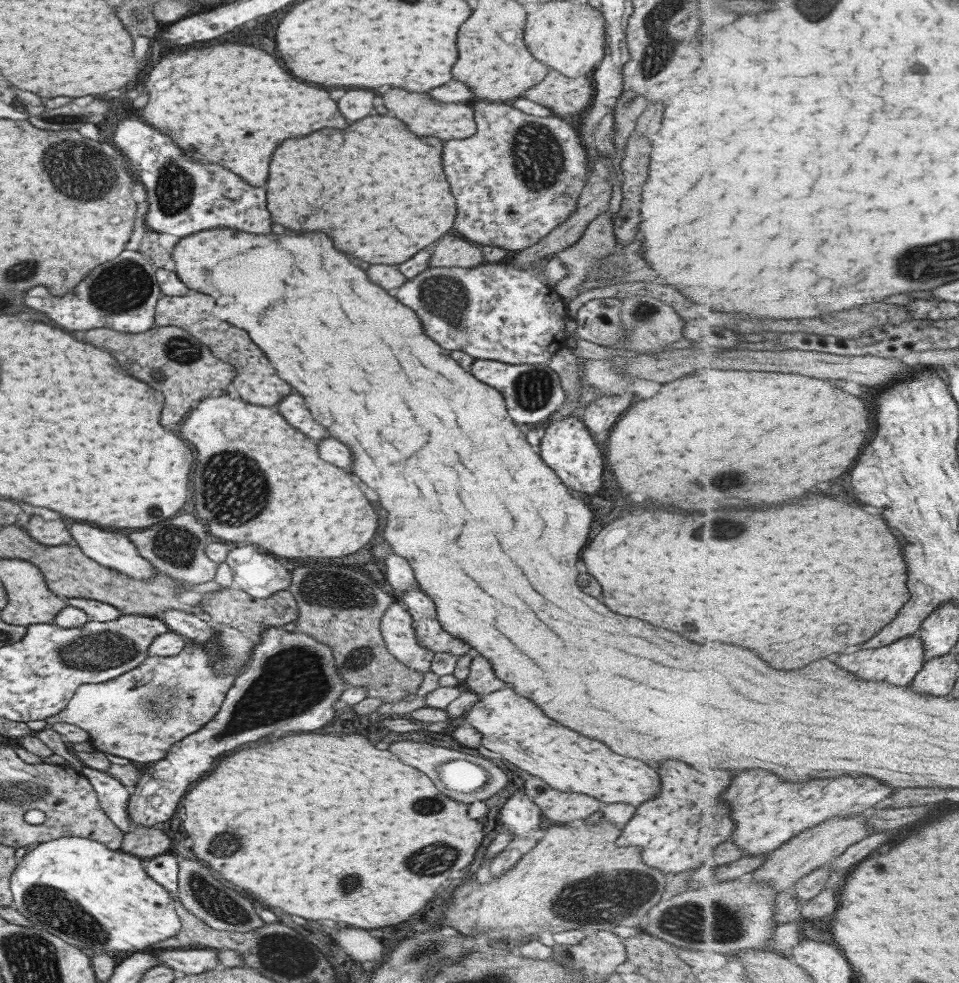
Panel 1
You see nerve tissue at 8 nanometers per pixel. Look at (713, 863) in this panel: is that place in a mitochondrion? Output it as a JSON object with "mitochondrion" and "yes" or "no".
{"mitochondrion":"no"}

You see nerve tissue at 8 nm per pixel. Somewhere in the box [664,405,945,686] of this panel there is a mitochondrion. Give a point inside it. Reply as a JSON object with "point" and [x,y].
{"point":[730,532]}

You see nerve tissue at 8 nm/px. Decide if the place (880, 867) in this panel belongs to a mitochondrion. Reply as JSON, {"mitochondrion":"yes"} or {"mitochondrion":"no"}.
{"mitochondrion":"no"}

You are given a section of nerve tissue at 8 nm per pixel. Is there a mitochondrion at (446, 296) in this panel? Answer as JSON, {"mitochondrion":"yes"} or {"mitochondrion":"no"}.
{"mitochondrion":"yes"}

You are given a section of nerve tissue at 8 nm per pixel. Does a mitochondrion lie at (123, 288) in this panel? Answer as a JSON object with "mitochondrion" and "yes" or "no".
{"mitochondrion":"yes"}

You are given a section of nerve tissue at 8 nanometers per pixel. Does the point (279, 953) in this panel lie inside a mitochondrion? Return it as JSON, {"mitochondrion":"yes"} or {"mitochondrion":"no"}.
{"mitochondrion":"yes"}

